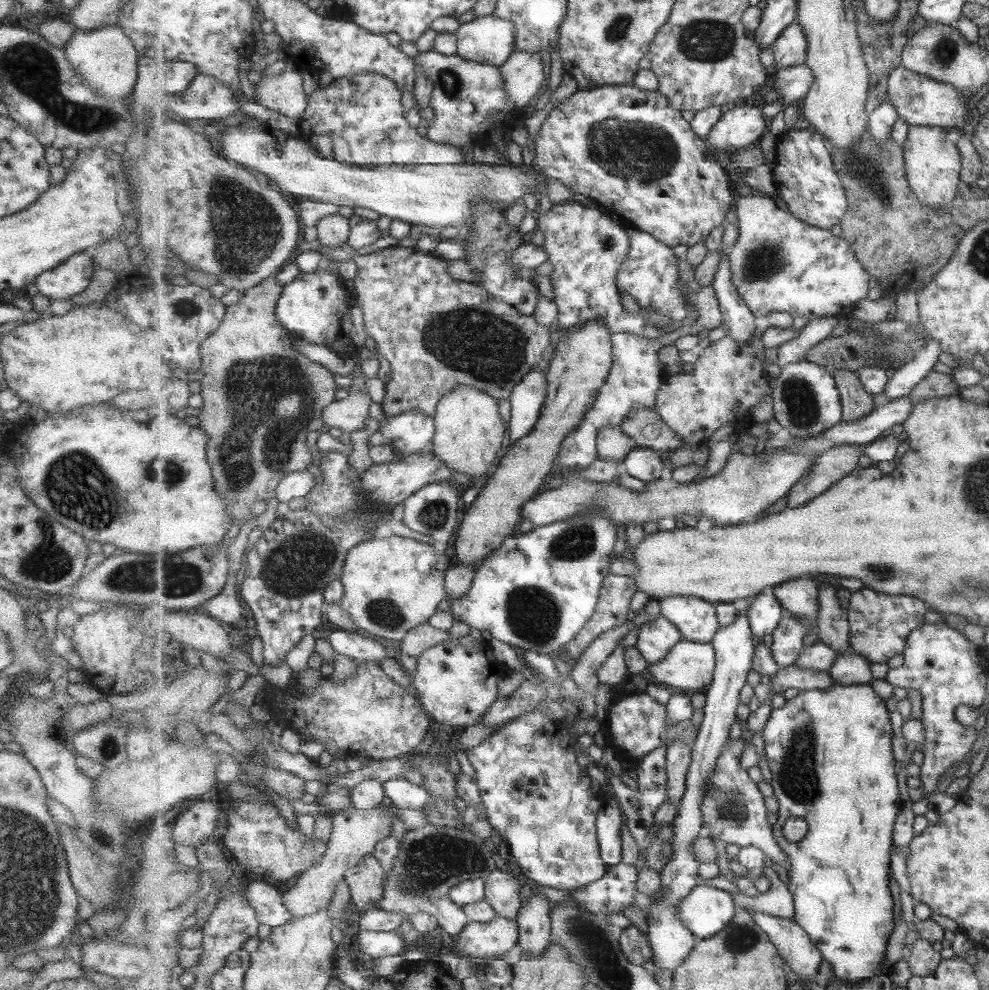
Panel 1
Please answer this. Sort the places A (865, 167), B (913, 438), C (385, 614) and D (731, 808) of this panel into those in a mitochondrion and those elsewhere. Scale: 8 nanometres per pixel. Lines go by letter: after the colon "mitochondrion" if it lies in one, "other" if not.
A: mitochondrion
B: other
C: mitochondrion
D: mitochondrion

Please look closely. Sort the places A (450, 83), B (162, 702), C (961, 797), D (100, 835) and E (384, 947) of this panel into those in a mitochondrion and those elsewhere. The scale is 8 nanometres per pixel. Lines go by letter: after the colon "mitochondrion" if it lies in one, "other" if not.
A: mitochondrion
B: other
C: other
D: mitochondrion
E: other

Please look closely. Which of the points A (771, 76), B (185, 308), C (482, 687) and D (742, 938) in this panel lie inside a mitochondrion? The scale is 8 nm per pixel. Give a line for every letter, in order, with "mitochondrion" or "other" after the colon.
A: other
B: mitochondrion
C: other
D: mitochondrion

